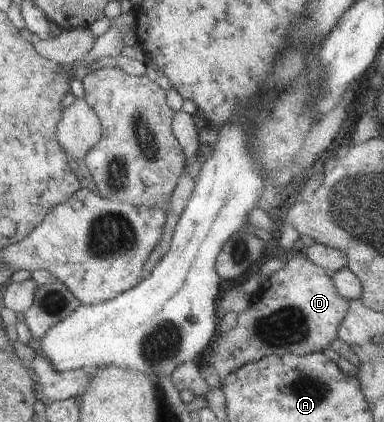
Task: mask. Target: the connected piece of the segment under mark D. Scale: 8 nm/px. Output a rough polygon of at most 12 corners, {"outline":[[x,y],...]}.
{"outline":[[305,254],[261,283],[213,366],[324,352],[350,310]]}

